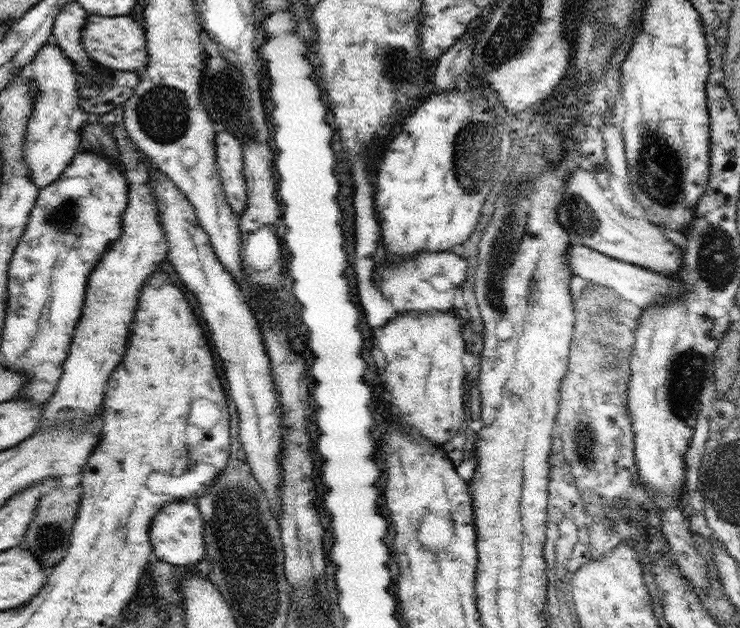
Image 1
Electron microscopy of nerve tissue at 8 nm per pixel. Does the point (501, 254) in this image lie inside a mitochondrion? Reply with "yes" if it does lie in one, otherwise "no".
yes

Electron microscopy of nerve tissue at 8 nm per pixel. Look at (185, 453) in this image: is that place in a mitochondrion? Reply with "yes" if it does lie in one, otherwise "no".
yes

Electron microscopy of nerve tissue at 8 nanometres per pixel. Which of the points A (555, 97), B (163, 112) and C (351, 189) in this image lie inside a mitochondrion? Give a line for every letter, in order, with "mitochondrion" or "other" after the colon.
A: other
B: mitochondrion
C: other

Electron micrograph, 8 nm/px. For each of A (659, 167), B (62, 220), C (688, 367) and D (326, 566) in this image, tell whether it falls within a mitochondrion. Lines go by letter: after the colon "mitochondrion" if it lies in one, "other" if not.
A: mitochondrion
B: mitochondrion
C: mitochondrion
D: other

